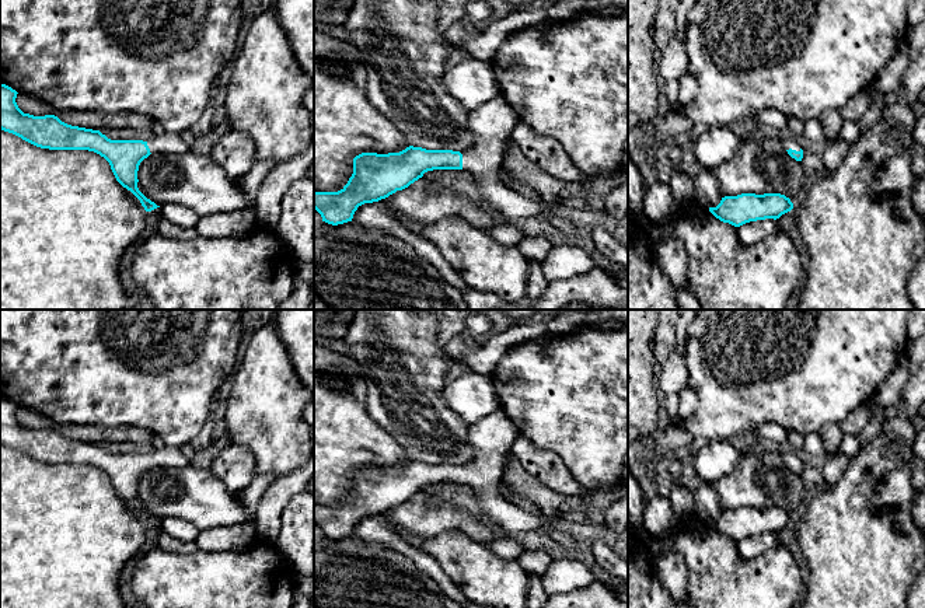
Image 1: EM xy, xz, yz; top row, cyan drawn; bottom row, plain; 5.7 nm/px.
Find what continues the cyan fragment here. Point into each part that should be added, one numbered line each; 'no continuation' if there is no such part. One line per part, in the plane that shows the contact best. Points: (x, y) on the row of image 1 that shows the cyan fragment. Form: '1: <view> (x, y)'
1: xz (491, 123)

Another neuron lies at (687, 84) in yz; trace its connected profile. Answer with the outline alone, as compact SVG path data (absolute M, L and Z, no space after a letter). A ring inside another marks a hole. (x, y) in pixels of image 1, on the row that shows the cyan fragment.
M685 73L678 80L678 106L685 106L694 101L697 95L697 80L691 73Z

